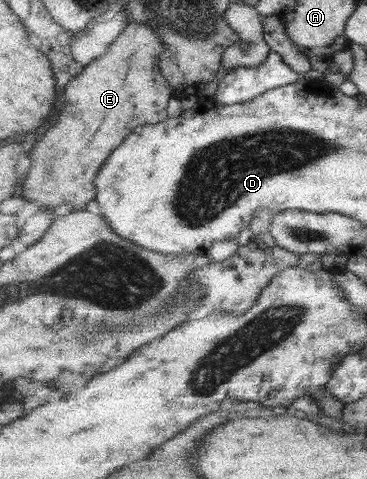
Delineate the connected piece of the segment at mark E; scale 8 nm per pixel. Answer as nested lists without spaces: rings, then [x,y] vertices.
[[[144,23],[128,25],[108,53],[90,63],[66,89],[66,105],[56,125],[32,151],[32,167],[24,181],[23,199],[37,202],[40,211],[84,210],[96,199],[96,178],[114,147],[120,147],[138,125],[168,119],[168,101],[176,94],[160,73],[160,55],[166,51],[160,35]]]

